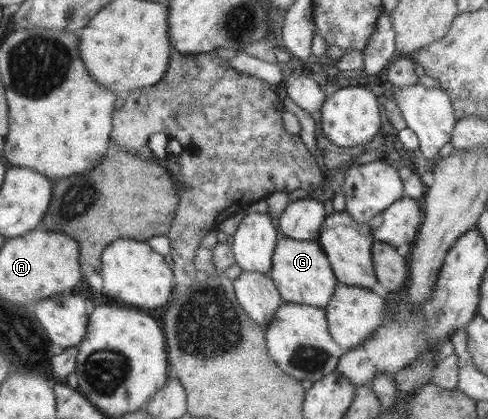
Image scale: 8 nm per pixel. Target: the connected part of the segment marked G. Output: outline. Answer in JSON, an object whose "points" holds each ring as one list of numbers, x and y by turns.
{"points":[[286,235,280,236,276,243,268,275,274,281,284,302,322,308,330,302,339,283,317,240,298,241]]}

